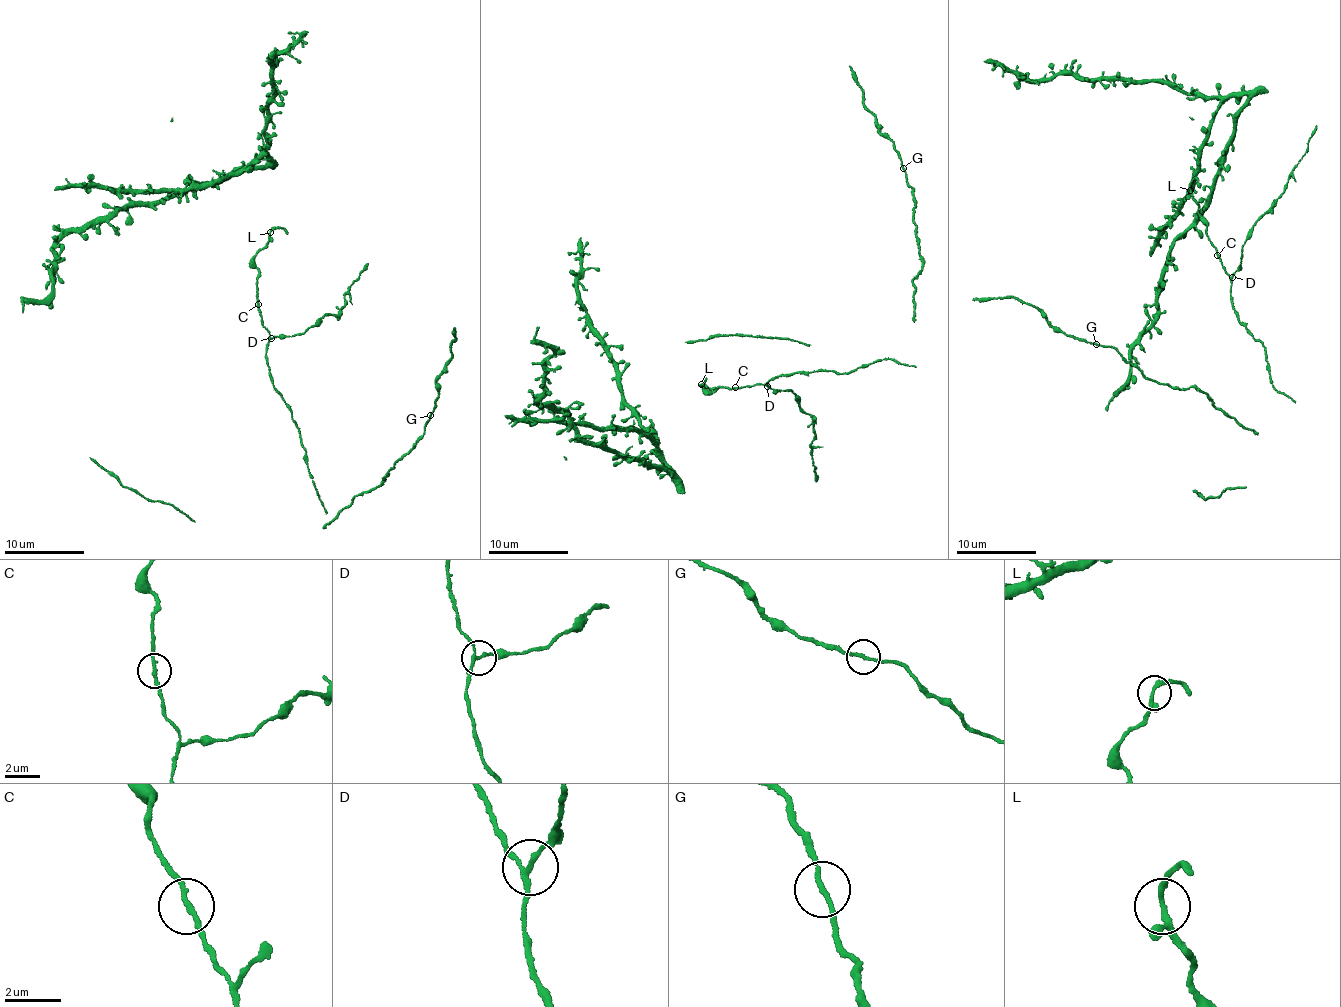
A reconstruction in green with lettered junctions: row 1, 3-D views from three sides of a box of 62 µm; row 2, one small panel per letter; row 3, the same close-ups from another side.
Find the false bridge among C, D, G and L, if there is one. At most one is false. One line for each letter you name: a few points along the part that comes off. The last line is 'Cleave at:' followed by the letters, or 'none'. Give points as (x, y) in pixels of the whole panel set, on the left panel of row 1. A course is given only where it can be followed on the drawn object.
D: Course of the part to remove: (272, 337), (294, 336), (325, 315), (338, 314), (344, 305), (344, 293), (367, 263)
Cleave at: D

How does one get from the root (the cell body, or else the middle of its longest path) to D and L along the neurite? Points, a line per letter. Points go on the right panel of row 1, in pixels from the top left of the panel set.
D: (1220, 255), (1223, 270), (1232, 276)
L: (1220, 255), (1207, 237), (1206, 223), (1198, 214), (1190, 190)

